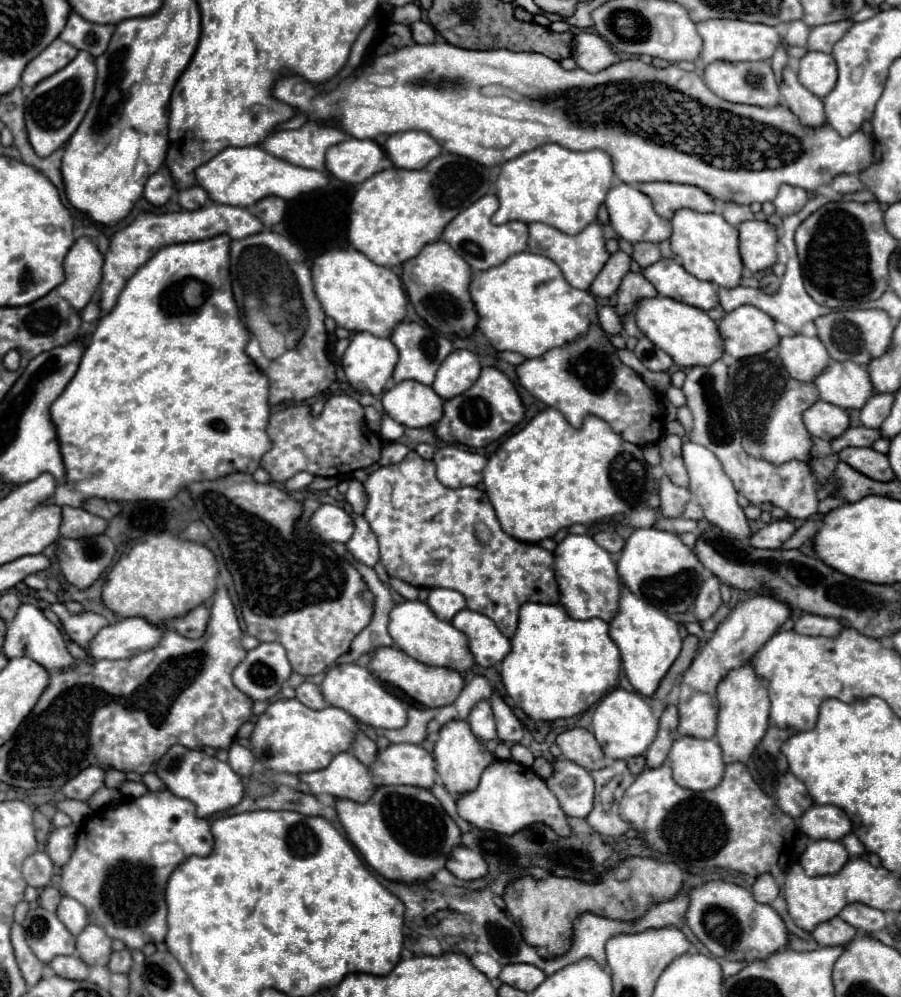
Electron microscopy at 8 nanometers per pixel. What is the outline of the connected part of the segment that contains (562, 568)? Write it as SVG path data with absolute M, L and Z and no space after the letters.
M568 534L554 550L556 560L556 582L560 590L560 604L566 608L568 616L576 620L602 618L610 622L618 614L618 602L624 588L616 572L616 562L610 552L600 548L590 534Z

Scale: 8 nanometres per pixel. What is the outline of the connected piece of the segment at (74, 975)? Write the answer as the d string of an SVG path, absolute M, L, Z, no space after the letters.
M56 956L50 962L50 968L56 976L64 976L68 980L86 980L88 966L78 956Z

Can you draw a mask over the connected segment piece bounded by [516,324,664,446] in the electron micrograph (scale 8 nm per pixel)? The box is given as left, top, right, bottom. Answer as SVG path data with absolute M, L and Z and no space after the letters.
M590 326L590 332L564 348L554 348L540 358L526 360L516 368L520 384L540 402L556 408L564 418L580 428L584 416L600 416L610 428L630 444L648 446L660 440L664 434L664 410L660 408L660 394L652 390L642 376L624 366L612 342L598 326Z

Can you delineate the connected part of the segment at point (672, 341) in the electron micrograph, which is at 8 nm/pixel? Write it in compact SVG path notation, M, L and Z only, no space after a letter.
M654 296L654 298L644 298L636 304L634 310L636 324L638 328L680 368L692 368L692 366L708 366L714 364L724 356L724 348L720 344L720 332L716 332L716 322L700 308L688 306L684 302L664 298L664 296Z

